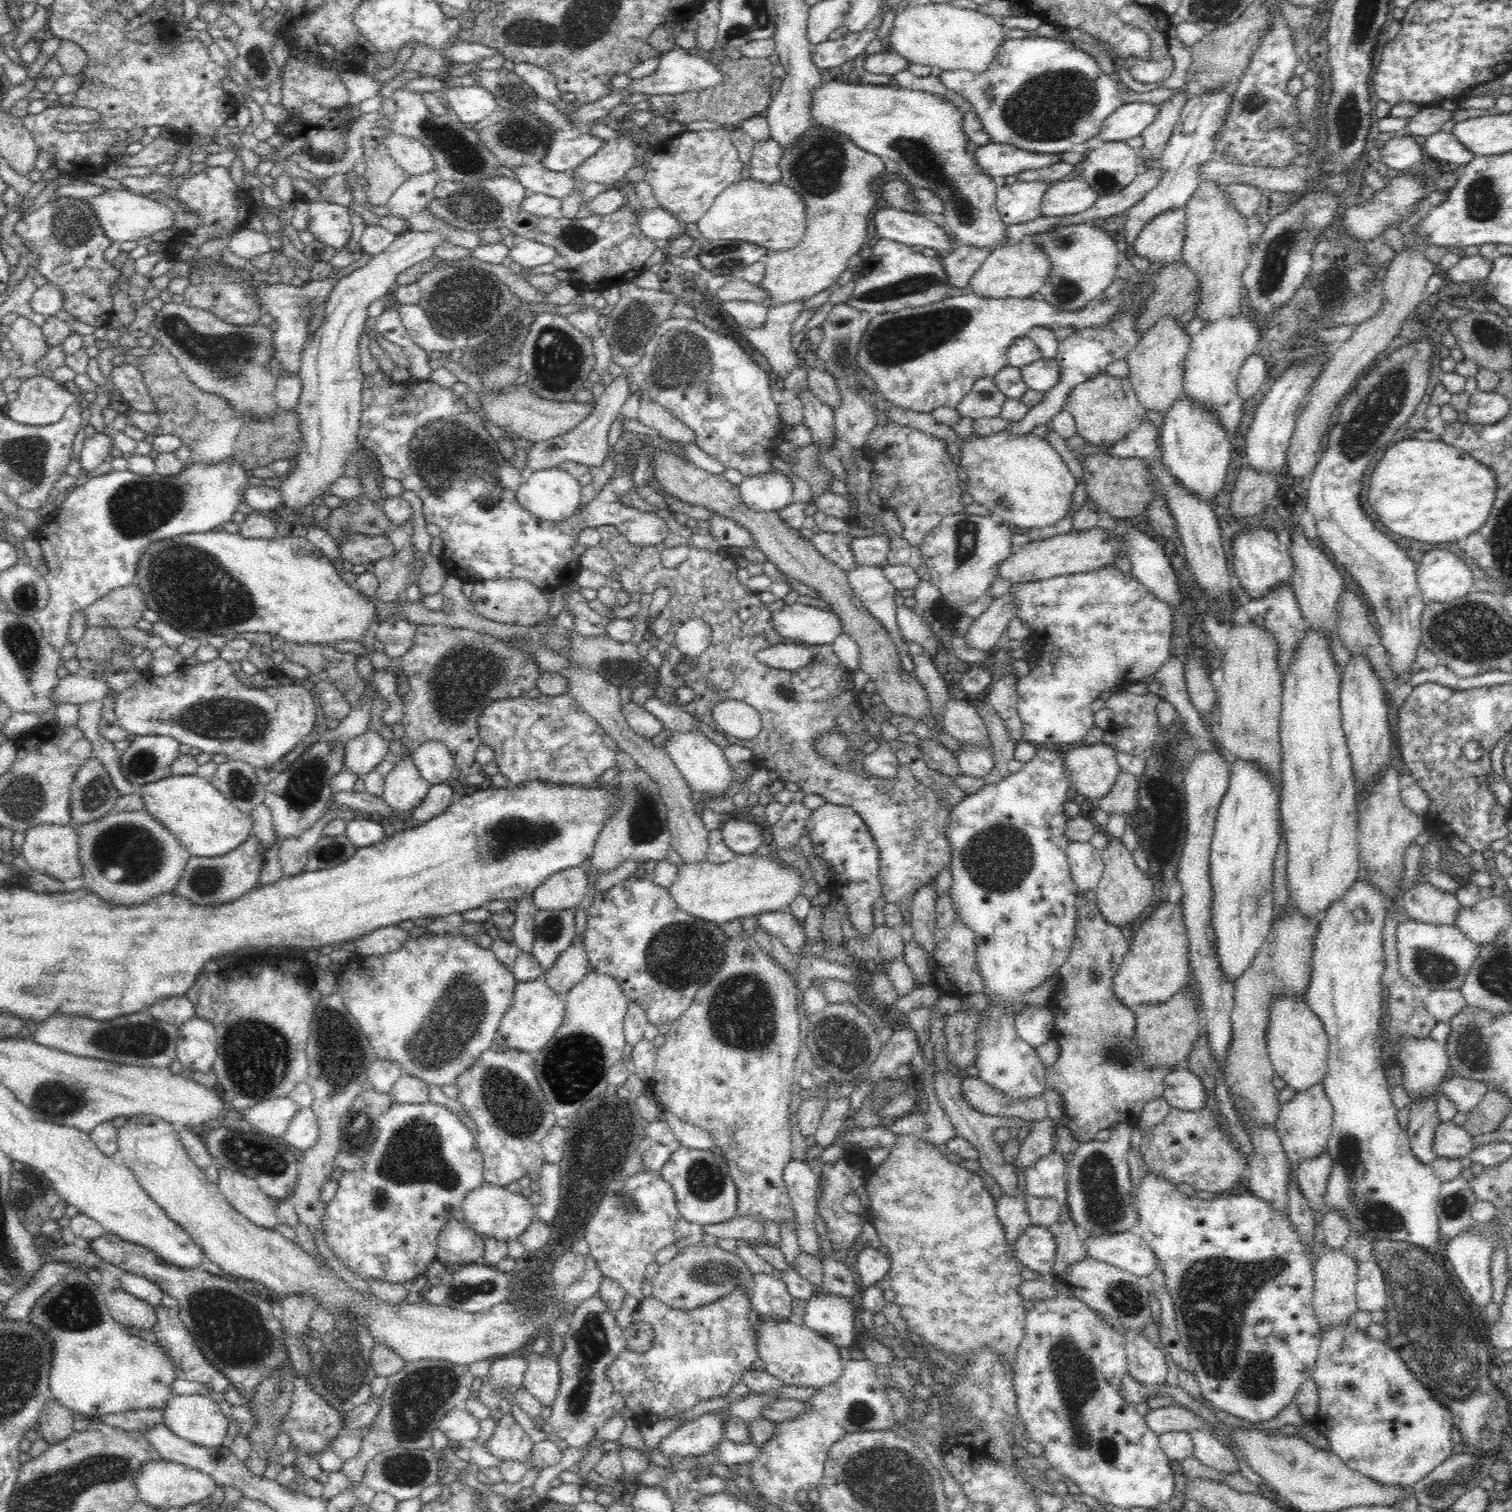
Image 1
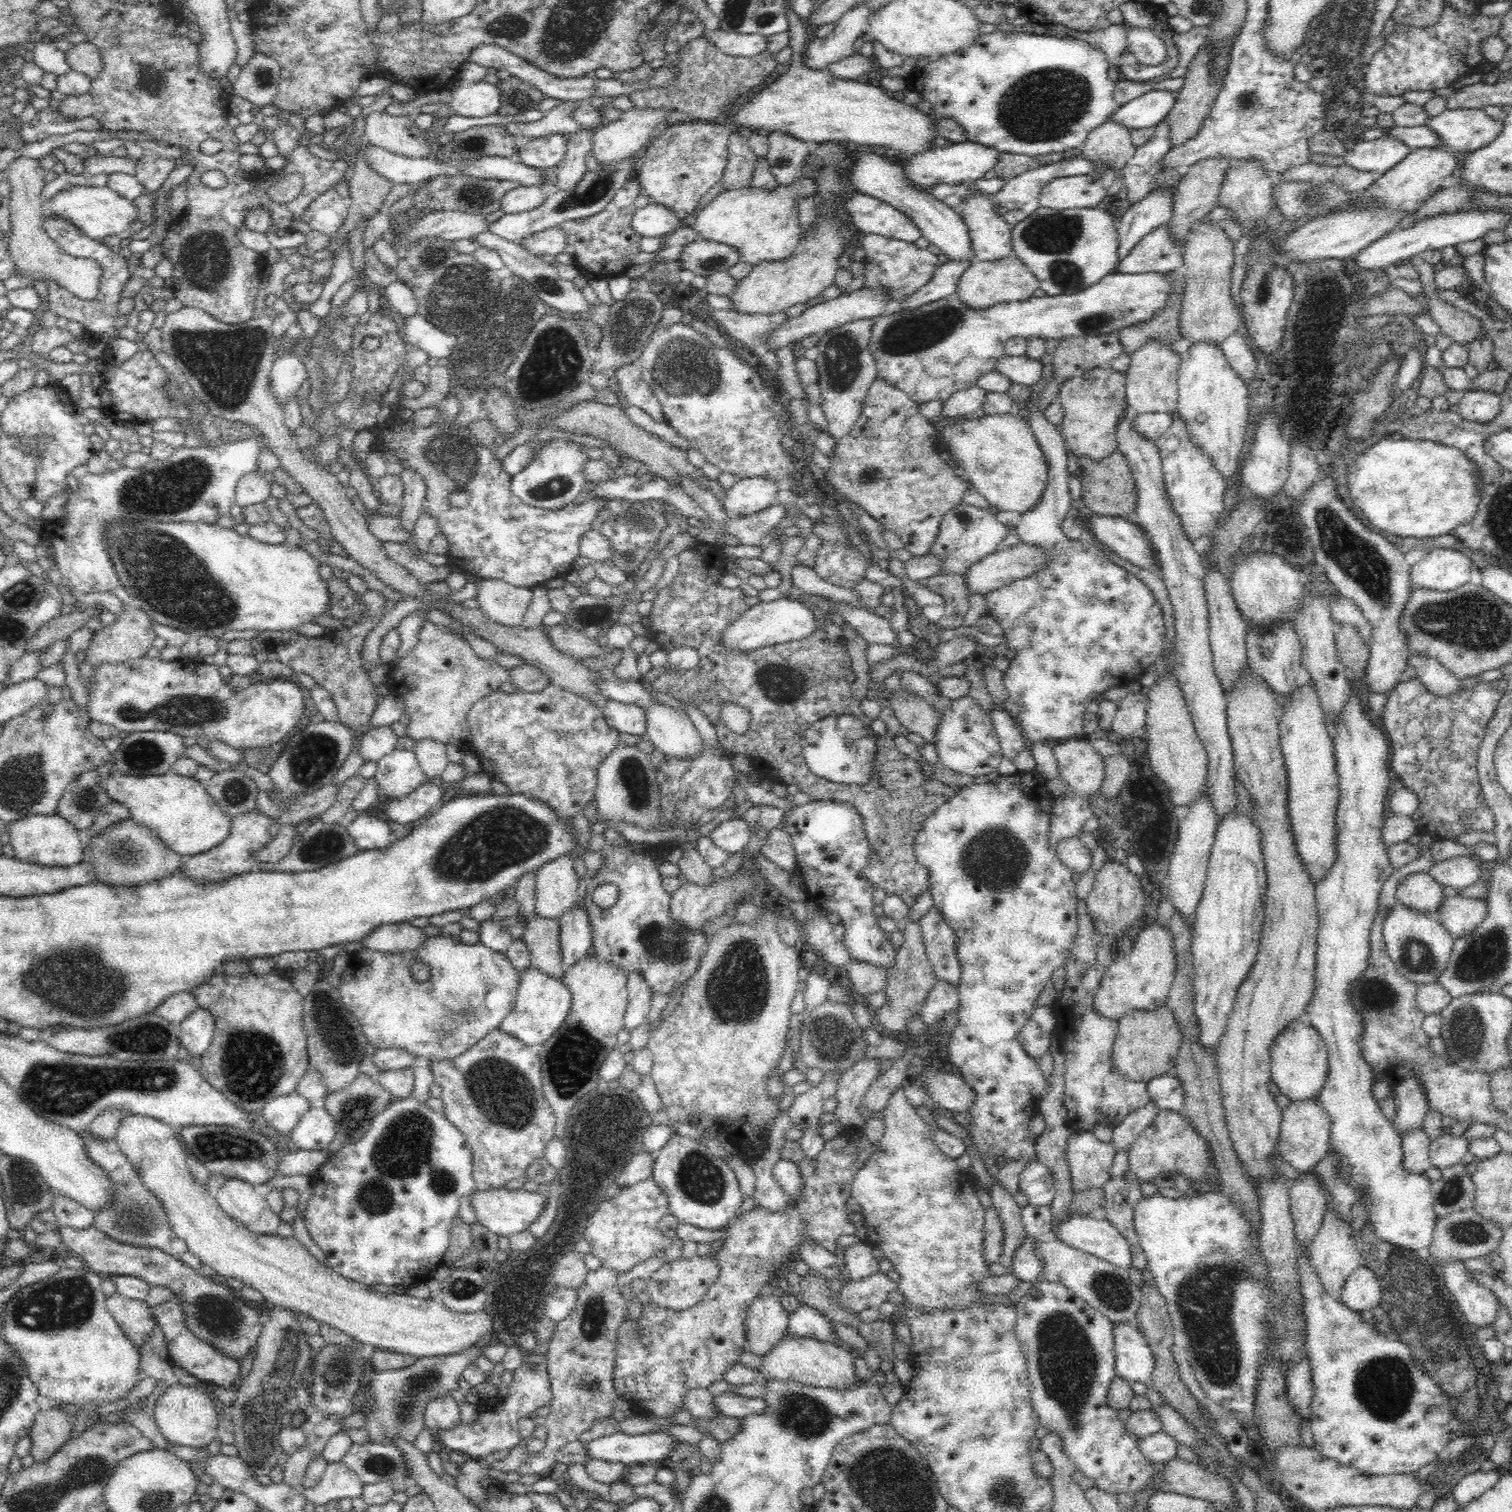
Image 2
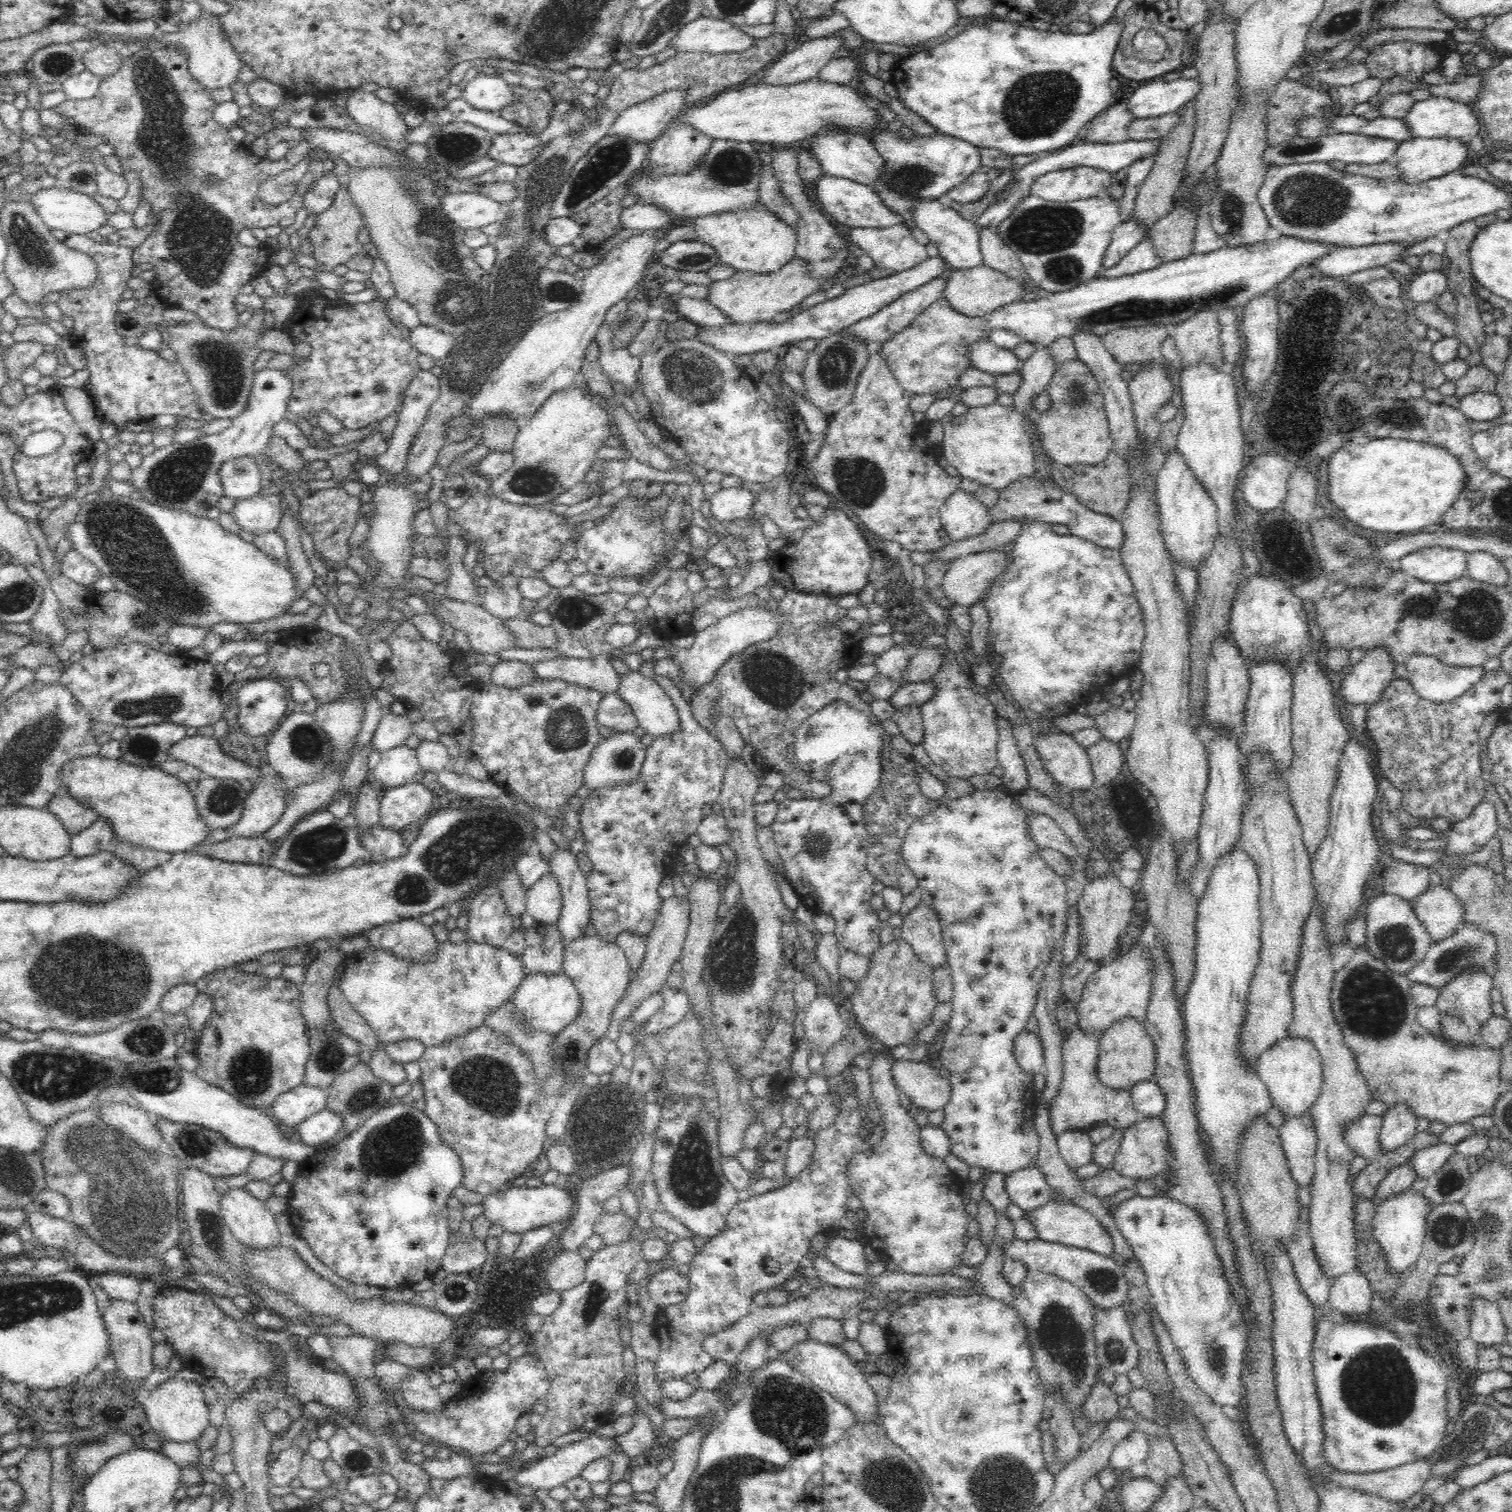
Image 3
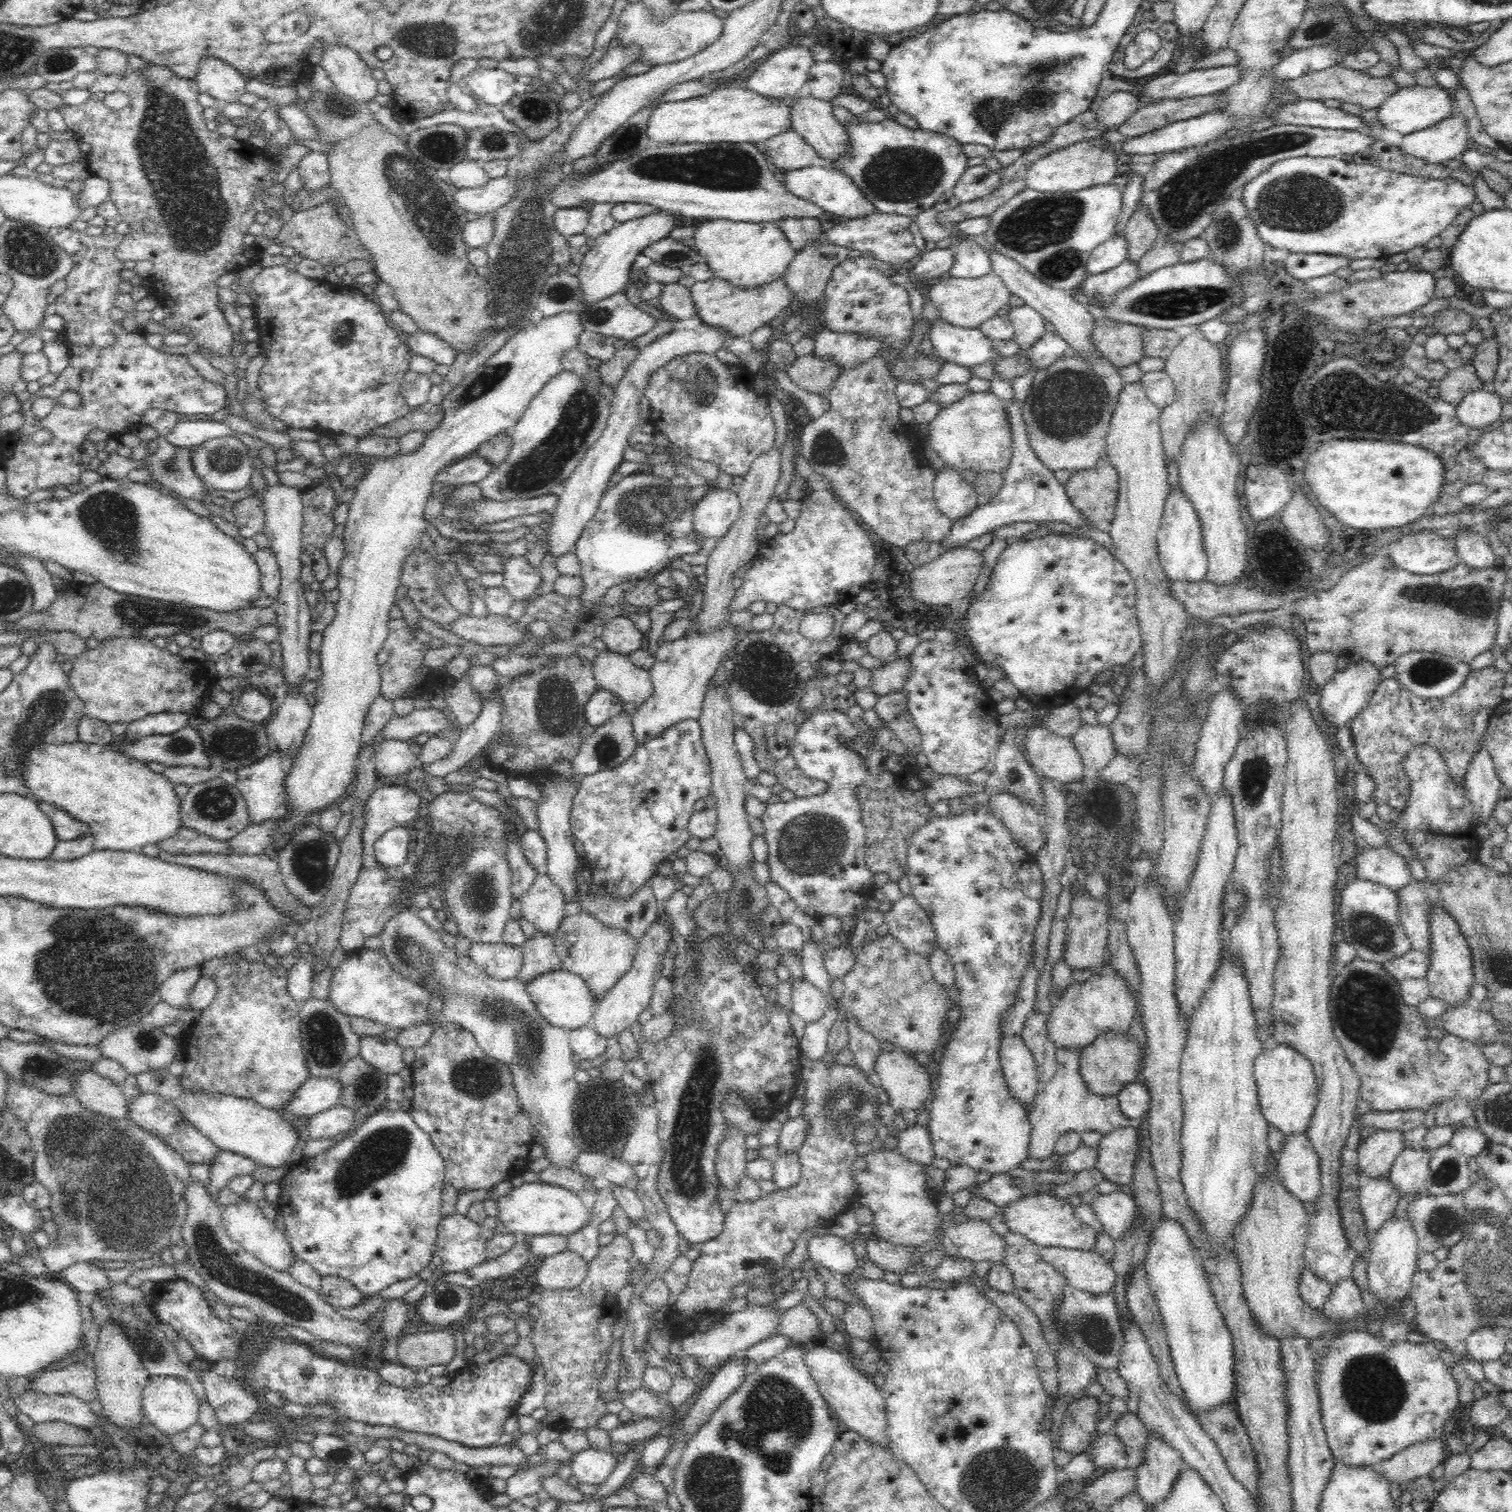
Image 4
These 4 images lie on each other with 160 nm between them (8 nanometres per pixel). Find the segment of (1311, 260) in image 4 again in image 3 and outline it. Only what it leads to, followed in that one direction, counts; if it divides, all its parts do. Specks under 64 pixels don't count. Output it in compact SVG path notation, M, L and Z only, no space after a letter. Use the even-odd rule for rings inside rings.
M1379 243L1364 247L1340 248L1332 256L1314 262L1314 266L1328 276L1348 277L1354 272L1398 262L1401 255L1413 246L1415 245Z

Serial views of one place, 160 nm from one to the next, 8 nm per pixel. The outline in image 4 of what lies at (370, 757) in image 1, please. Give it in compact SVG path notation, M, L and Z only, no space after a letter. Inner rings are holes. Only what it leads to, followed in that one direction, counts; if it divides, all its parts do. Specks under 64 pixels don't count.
M433 708L414 709L410 714L406 714L407 716L392 715L381 731L384 742L400 740L410 743L421 734L436 736L441 730L447 729L450 723L444 712Z

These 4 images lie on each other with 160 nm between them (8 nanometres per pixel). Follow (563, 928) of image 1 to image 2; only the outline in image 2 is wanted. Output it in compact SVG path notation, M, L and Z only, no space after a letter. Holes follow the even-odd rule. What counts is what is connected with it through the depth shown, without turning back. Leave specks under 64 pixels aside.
M536 915L524 927L522 937L531 956L531 966L562 980L564 967L560 954L560 919Z

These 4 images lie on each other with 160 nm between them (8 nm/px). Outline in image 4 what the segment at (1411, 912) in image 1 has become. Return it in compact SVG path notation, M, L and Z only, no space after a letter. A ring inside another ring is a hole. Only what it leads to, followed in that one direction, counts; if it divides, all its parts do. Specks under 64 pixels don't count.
M1365 846L1361 852L1356 852L1354 862L1358 879L1372 881L1396 892L1415 880L1408 859L1388 847Z

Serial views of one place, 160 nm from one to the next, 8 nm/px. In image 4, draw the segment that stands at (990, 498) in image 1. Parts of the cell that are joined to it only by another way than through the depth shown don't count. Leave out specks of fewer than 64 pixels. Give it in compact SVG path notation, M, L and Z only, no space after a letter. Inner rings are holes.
M978 392L965 399L944 405L940 414L929 424L926 436L929 446L950 469L961 473L1004 474L1013 457L1012 427L1005 403L994 393Z

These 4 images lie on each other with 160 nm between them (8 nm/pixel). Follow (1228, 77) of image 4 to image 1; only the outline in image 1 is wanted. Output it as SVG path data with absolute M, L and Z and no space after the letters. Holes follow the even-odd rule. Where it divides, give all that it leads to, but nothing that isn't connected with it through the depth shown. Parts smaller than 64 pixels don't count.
M1125 104L1116 110L1106 122L1096 138L1101 142L1126 142L1140 134L1154 121L1159 106L1156 104Z

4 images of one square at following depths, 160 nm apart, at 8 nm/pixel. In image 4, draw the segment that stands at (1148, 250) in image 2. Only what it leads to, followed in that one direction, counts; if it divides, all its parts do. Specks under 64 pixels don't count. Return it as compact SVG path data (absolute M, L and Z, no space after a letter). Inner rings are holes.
M1127 259L1122 264L1106 270L1106 272L1088 274L1074 297L1080 300L1078 293L1081 291L1083 294L1087 294L1089 298L1097 298L1101 302L1114 298L1122 288L1130 286L1132 282L1139 279L1138 262L1140 261Z

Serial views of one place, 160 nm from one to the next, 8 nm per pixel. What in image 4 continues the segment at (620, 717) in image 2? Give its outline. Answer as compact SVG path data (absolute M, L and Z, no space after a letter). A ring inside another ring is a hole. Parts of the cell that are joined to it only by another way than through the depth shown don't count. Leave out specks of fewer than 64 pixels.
M598 688L585 708L586 721L589 725L600 727L616 720L616 716L624 711L624 701L615 694Z

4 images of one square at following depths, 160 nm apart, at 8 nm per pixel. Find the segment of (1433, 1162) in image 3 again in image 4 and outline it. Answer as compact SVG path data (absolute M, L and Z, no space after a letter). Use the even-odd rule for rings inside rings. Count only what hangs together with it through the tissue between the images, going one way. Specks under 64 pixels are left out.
M1405 1149L1390 1168L1389 1179L1401 1194L1426 1196L1426 1181L1432 1153L1427 1149Z

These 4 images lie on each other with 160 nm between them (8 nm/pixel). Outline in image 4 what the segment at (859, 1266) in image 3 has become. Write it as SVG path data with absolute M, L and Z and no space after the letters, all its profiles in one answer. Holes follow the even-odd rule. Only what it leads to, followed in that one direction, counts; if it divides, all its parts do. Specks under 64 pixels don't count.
M837 1235L814 1236L808 1244L809 1258L834 1274L848 1274L860 1264L853 1245Z

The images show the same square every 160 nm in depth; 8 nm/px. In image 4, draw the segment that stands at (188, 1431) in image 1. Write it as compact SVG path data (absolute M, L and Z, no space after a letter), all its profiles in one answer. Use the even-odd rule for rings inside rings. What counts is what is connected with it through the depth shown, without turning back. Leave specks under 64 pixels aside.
M155 1376L148 1380L143 1390L142 1414L146 1423L154 1425L166 1436L179 1435L198 1424L201 1402L185 1379L173 1376Z

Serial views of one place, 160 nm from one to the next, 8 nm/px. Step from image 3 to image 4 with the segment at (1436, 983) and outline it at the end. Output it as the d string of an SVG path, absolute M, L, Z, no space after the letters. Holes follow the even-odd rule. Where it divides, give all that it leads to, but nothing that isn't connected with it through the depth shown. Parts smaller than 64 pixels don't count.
M1414 950L1385 962L1383 967L1400 984L1408 979L1426 979L1431 965L1431 951Z

